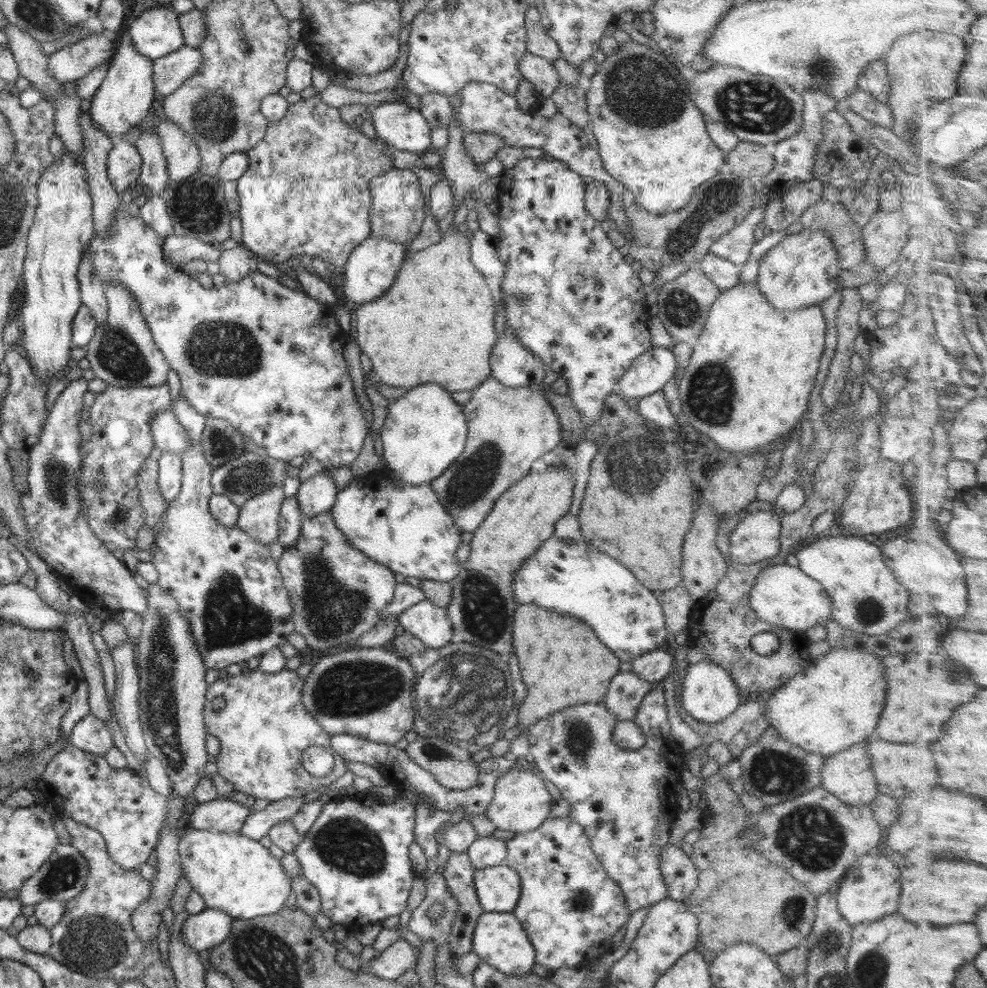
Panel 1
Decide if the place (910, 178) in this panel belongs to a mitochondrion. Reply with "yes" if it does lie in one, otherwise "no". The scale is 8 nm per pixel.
no

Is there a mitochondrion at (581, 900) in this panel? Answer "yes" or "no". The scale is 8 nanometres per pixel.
yes

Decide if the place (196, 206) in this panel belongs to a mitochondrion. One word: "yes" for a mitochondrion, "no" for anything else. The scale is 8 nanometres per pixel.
yes

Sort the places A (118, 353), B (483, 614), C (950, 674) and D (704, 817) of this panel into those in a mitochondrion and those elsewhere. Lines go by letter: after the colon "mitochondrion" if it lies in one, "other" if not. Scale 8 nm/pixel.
A: mitochondrion
B: mitochondrion
C: mitochondrion
D: other

